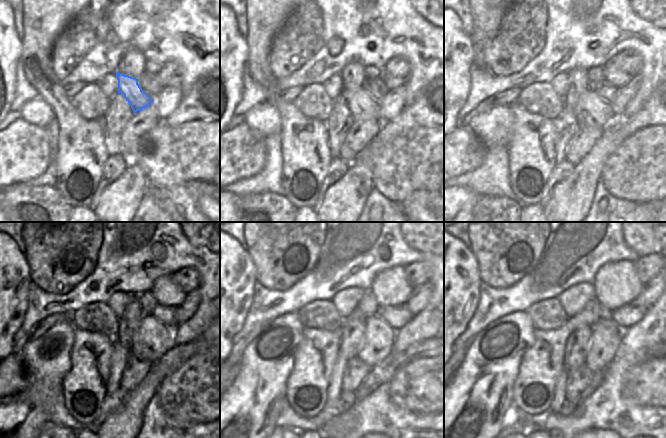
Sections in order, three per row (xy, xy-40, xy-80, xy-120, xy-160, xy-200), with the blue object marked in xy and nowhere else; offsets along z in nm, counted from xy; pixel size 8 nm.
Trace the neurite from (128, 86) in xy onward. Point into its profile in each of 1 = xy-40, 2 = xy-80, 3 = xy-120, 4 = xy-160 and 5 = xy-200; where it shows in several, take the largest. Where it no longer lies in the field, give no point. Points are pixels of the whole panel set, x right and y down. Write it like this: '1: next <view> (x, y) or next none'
1: next xy-40 (360, 102)
2: next xy-80 (592, 110)
3: next xy-120 (152, 339)
4: next xy-160 (380, 337)
5: next xy-200 (606, 335)

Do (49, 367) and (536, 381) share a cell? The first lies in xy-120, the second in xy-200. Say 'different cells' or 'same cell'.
different cells

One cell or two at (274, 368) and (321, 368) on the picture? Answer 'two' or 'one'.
two

